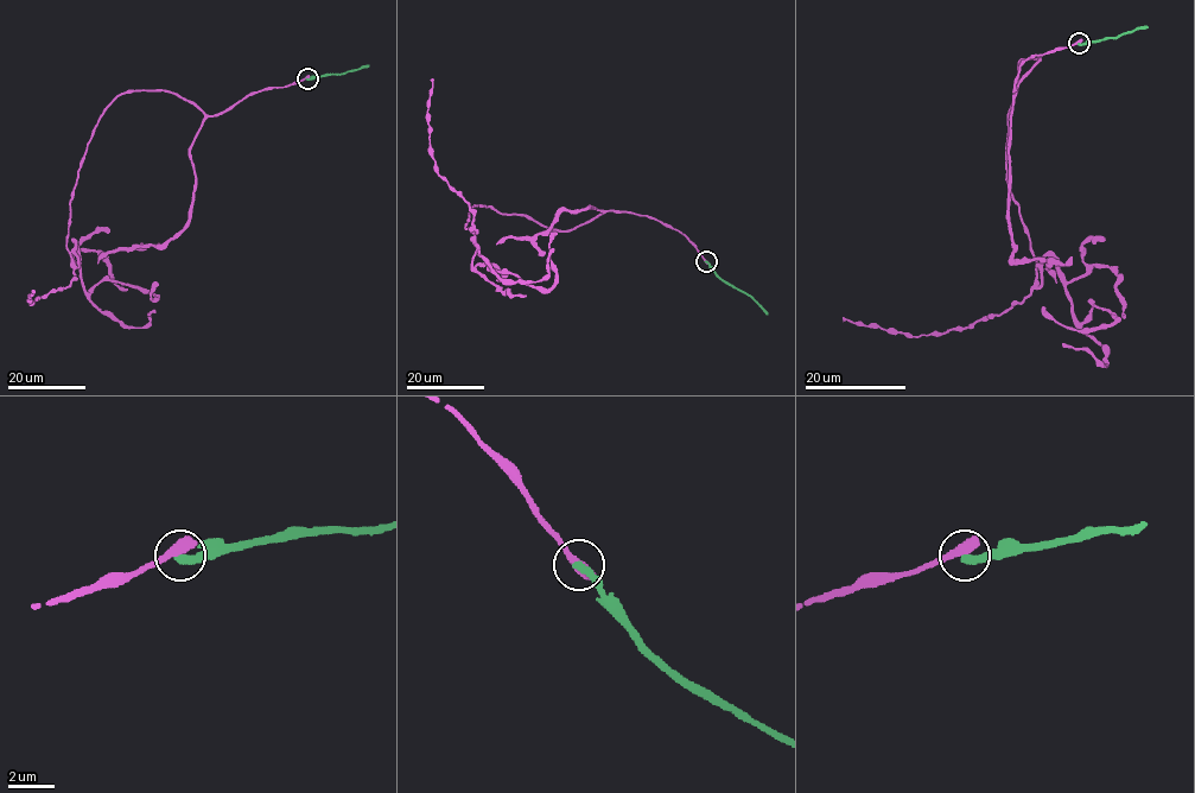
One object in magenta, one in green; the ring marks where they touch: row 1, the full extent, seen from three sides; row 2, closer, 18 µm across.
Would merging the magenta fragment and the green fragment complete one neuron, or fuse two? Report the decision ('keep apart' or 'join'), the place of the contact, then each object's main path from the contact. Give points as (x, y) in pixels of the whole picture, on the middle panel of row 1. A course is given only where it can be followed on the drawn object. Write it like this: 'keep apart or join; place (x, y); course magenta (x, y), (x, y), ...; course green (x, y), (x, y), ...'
keep apart; place (706, 261); course magenta (705, 261), (684, 234), (616, 211), (552, 230), (475, 205), (465, 228), (494, 271), (547, 290), (557, 234); course green (706, 261), (718, 277), (745, 292), (767, 315)

